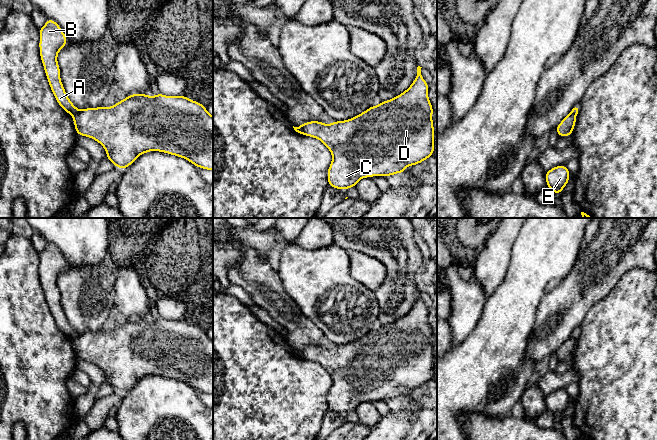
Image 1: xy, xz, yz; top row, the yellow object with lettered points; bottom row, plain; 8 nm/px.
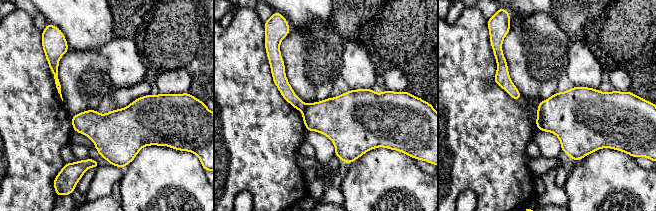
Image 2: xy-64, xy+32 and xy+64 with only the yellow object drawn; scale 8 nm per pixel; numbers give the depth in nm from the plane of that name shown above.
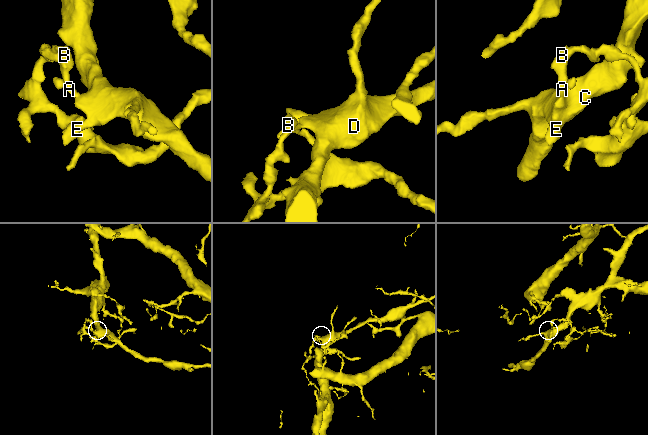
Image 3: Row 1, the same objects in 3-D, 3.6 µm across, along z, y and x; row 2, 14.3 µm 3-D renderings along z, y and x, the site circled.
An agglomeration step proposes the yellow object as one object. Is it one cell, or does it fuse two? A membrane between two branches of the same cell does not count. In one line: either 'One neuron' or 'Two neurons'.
Two neurons

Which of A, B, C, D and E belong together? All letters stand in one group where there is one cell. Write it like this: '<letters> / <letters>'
A B / C D E

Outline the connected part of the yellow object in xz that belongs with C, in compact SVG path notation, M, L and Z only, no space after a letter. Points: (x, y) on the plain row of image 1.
M420 290L410 311L400 319L382 325L378 330L371 330L361 338L344 345L324 348L309 345L297 352L303 359L319 363L331 376L332 386L327 395L328 409L339 414L355 411L357 406L366 401L383 400L407 396L406 390L414 390L428 383L434 377L433 331L428 322L429 309L423 303Z

